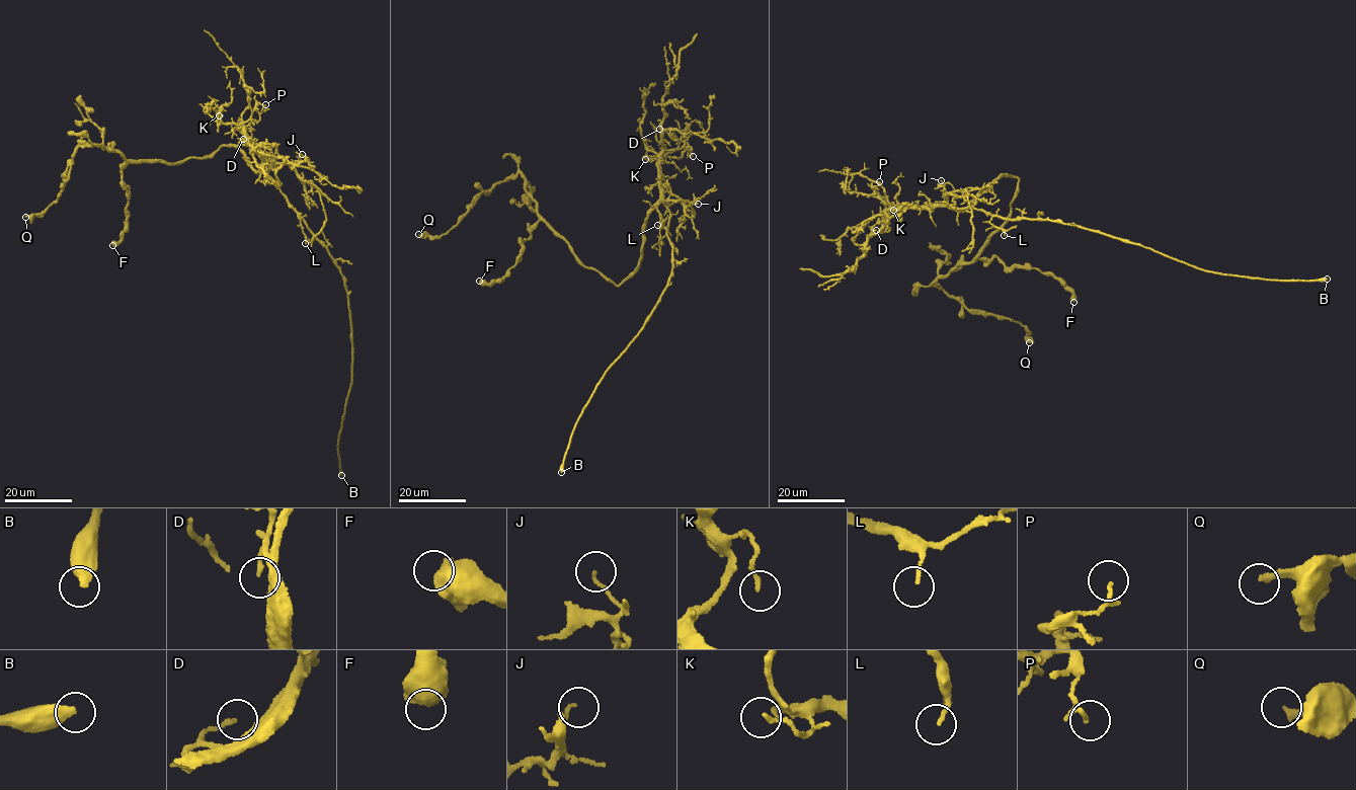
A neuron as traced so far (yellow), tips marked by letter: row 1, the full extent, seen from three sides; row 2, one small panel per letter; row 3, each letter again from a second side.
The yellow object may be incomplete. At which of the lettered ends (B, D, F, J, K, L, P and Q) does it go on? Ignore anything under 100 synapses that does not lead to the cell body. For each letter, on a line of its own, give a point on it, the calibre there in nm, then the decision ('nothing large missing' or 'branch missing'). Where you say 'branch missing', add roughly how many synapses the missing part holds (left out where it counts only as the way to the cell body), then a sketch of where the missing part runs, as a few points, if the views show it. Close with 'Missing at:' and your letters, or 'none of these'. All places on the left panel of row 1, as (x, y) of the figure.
B: place (341, 475); calibre 480 nm; branch missing
D: place (243, 139); calibre 150 nm; nothing large missing
F: place (112, 245); calibre 800 nm; nothing large missing
J: place (302, 154); calibre 110 nm; nothing large missing
K: place (219, 115); calibre 120 nm; nothing large missing
L: place (305, 243); calibre 110 nm; nothing large missing
P: place (265, 104); calibre 90 nm; nothing large missing
Q: place (25, 217); calibre 280 nm; nothing large missing
Missing at: B

